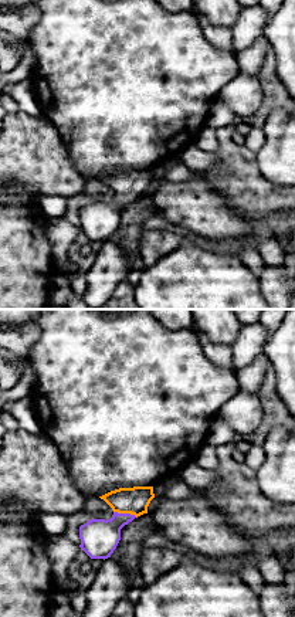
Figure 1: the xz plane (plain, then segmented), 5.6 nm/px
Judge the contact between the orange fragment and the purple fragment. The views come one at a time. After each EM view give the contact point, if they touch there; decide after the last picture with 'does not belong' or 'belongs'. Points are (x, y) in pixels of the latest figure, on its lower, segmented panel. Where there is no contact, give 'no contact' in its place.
meets orange at (125, 512)

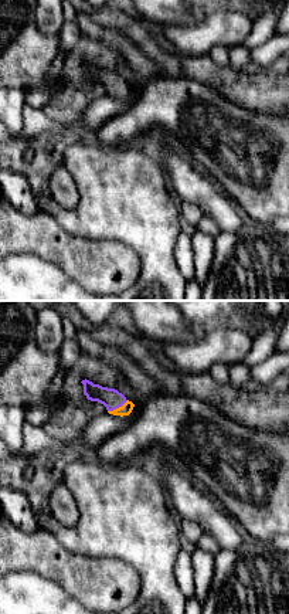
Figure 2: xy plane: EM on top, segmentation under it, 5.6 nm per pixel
meets orange at (119, 407)

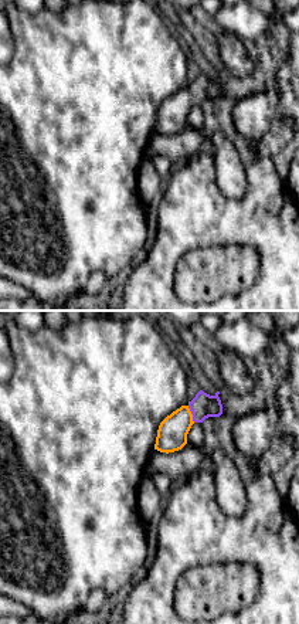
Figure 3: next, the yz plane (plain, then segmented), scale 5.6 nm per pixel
meets orange at (192, 414)

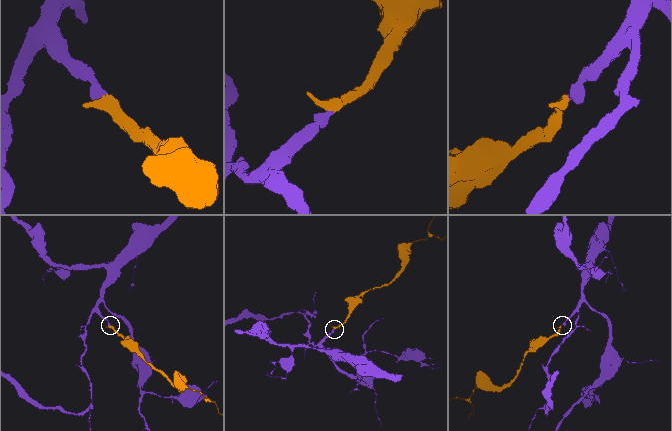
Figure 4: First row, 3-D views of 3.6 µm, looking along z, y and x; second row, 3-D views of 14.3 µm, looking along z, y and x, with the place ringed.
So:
belongs

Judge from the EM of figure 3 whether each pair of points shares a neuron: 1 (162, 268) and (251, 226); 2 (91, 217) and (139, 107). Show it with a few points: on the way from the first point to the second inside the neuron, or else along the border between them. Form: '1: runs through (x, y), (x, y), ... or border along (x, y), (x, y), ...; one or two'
1: runs through (180, 244), (199, 226), (227, 226); one
2: runs through (95, 190), (95, 151), (112, 134); one

